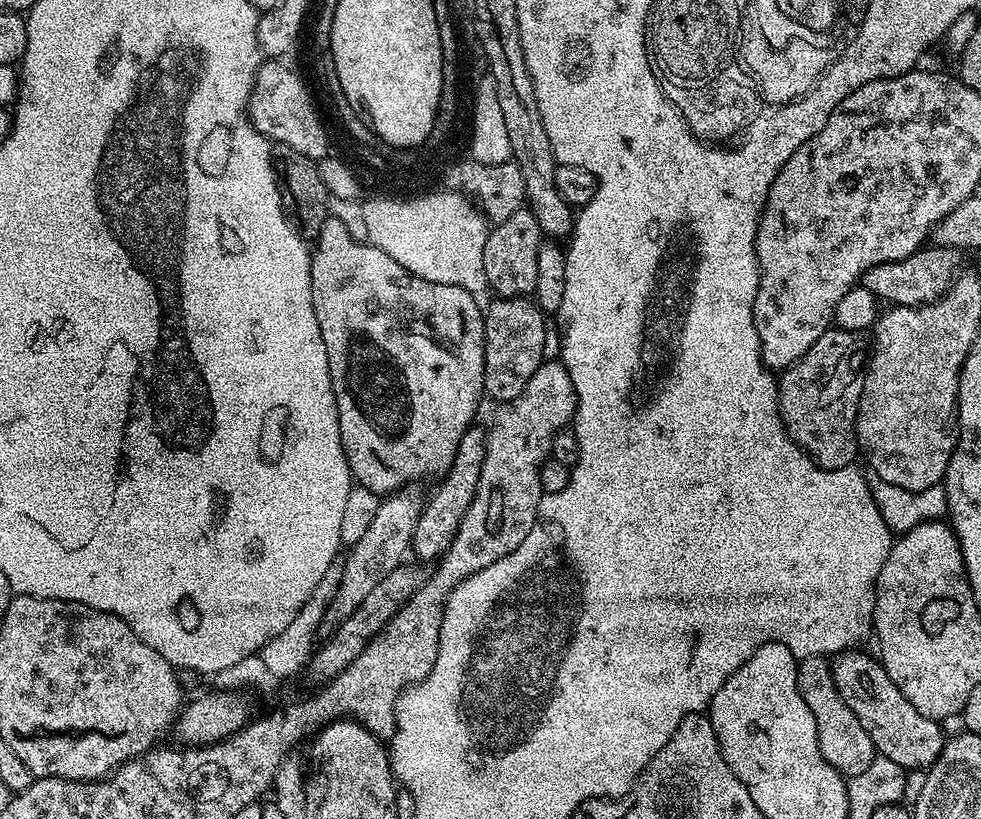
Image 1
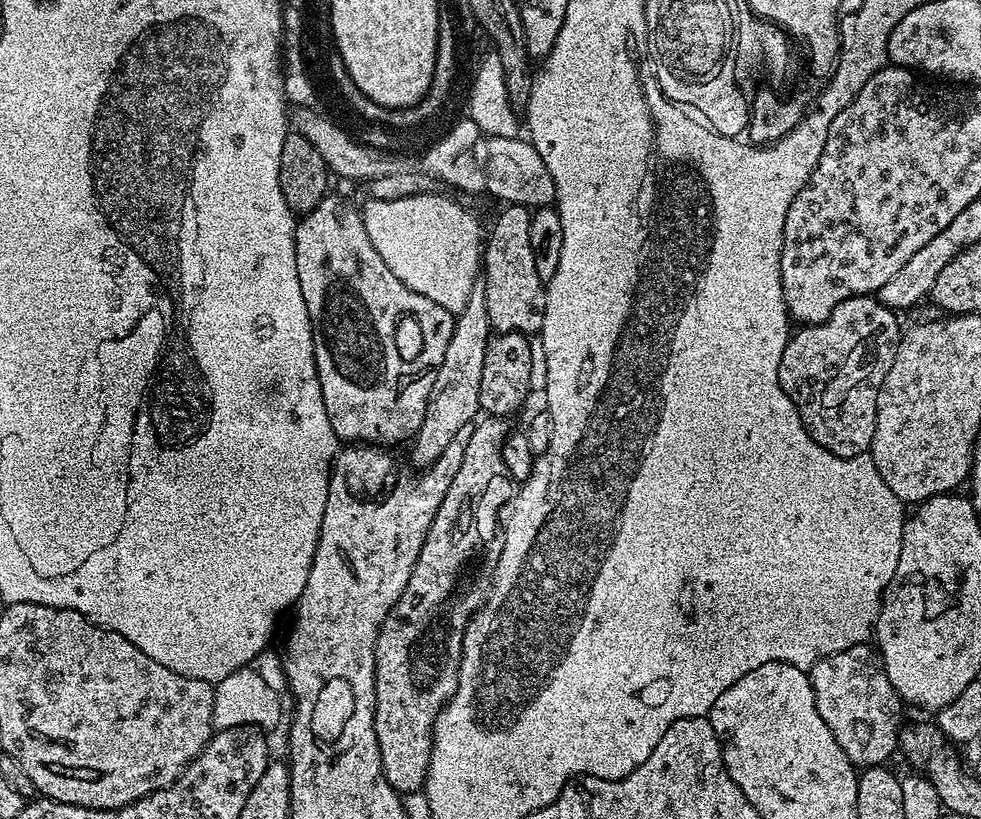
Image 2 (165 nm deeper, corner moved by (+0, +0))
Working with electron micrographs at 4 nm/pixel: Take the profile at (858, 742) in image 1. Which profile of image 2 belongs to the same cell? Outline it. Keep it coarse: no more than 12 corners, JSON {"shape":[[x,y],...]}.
{"shape":[[867,643],[810,669],[814,702],[854,766],[898,748],[900,695]]}

